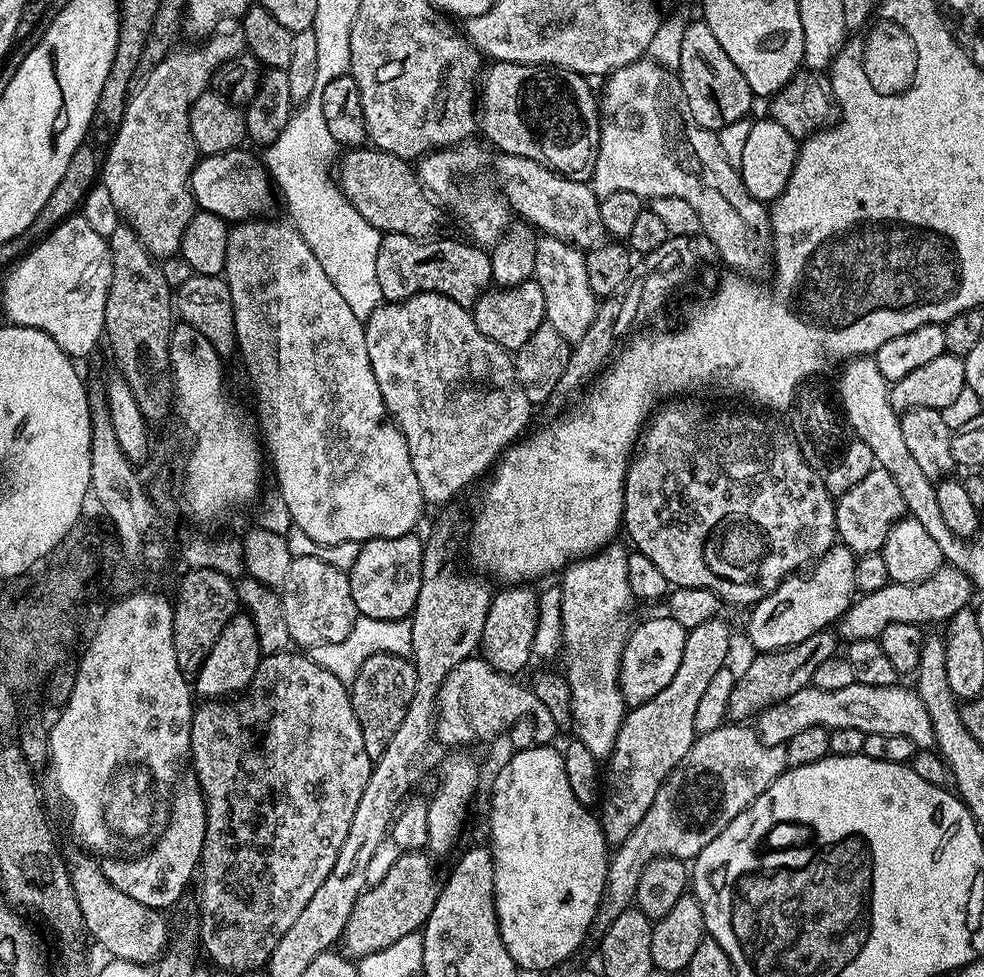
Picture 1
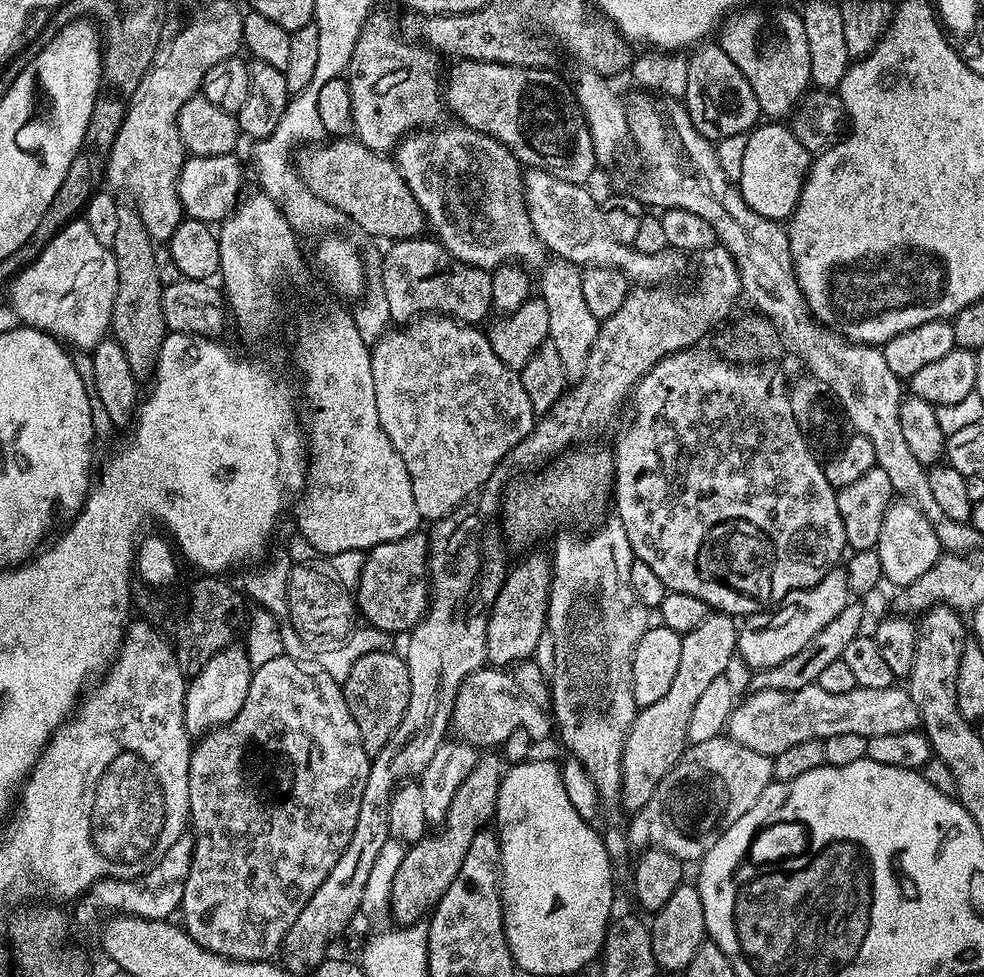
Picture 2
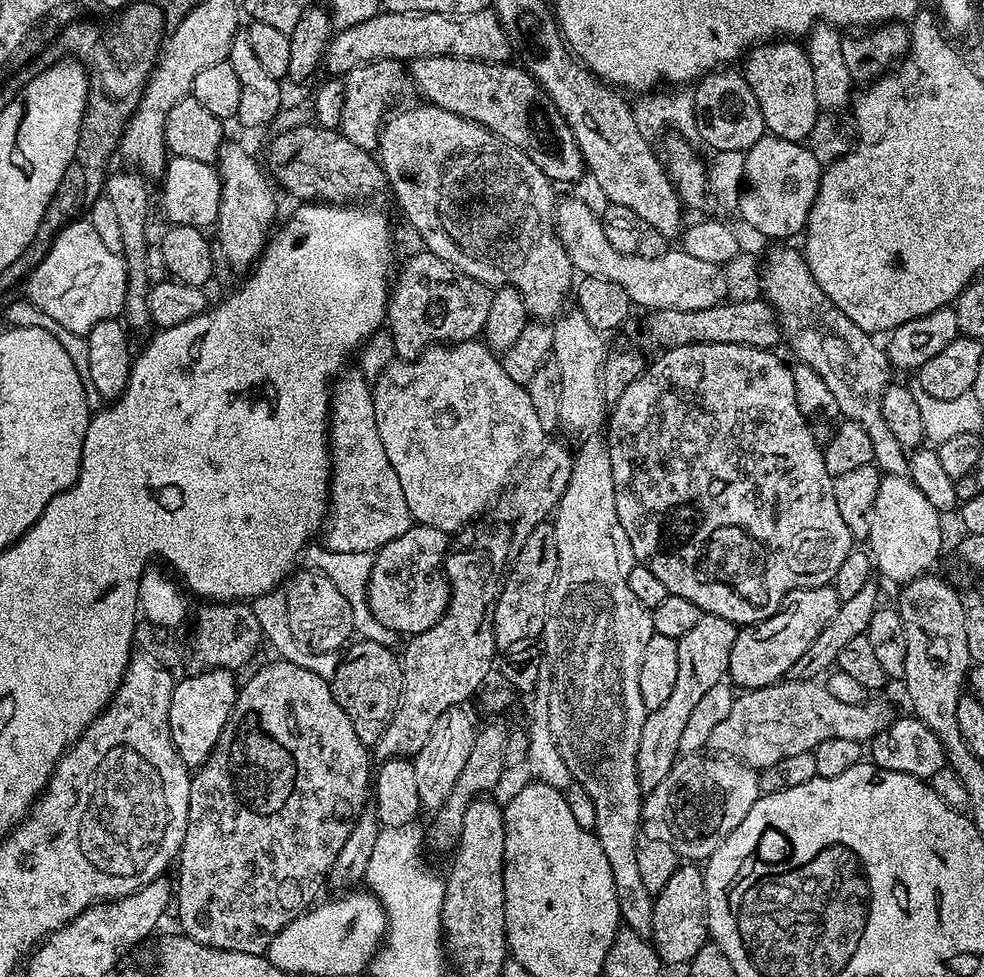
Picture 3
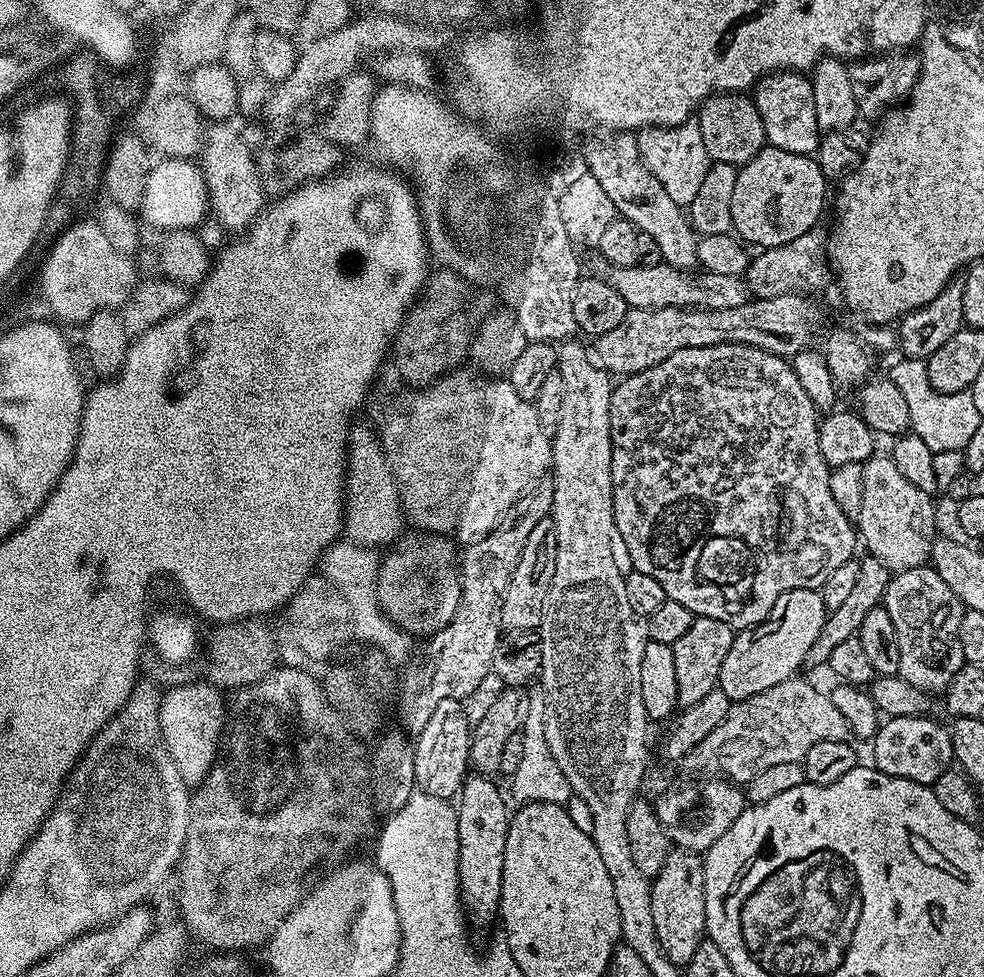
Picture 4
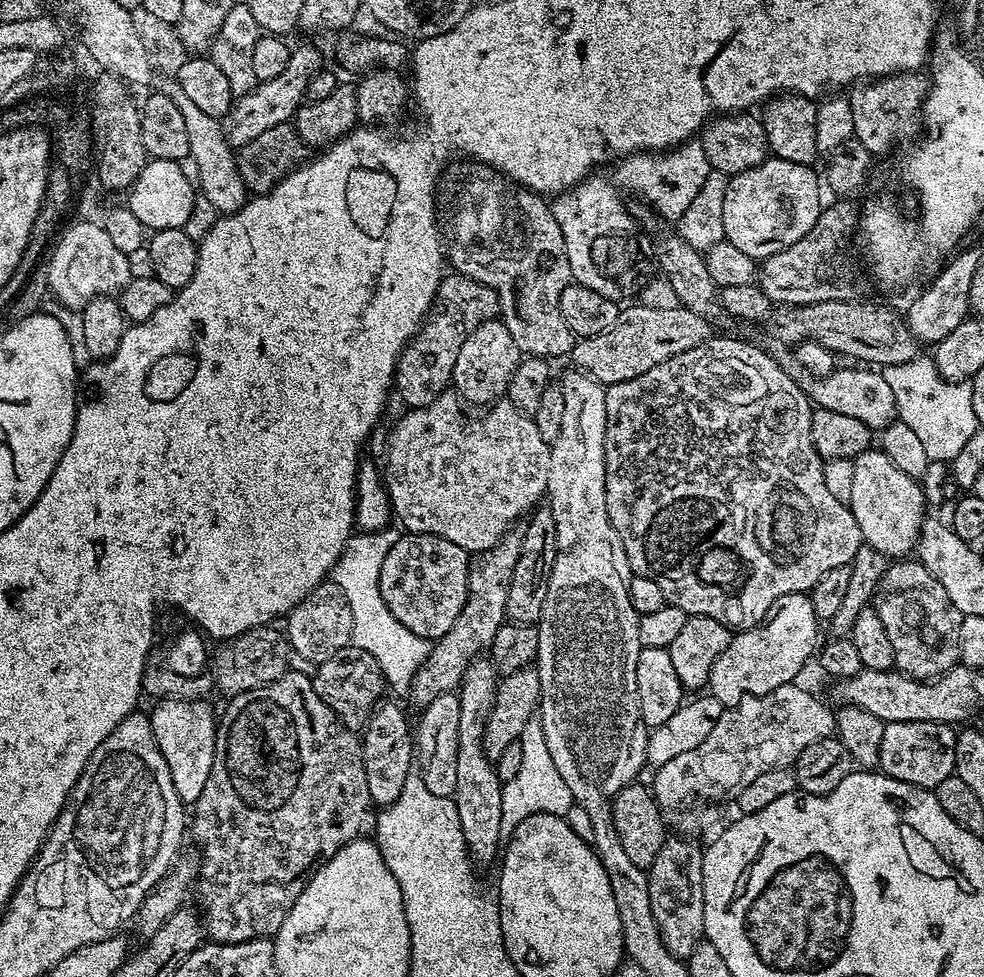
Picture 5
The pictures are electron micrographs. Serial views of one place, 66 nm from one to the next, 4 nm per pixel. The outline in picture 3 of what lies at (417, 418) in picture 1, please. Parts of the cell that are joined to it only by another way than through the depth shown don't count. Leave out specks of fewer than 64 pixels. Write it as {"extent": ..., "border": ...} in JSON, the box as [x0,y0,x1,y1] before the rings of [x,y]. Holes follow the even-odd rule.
{"extent":[372,339,546,534],"border":[[[479,339],[463,340],[461,344],[451,342],[433,344],[425,348],[411,362],[387,364],[383,374],[379,380],[375,381],[372,388],[372,401],[374,402],[374,418],[378,422],[378,434],[382,438],[382,446],[386,446],[386,458],[390,458],[390,466],[394,466],[394,474],[398,474],[398,482],[402,482],[402,494],[406,494],[406,506],[410,506],[413,521],[426,526],[434,526],[449,534],[459,533],[465,526],[471,525],[477,518],[483,517],[500,493],[505,491],[509,481],[513,479],[512,471],[520,463],[523,465],[529,457],[539,452],[546,443],[546,433],[542,430],[542,425],[538,423],[538,414],[530,403],[527,387],[514,382],[514,378],[510,378],[510,374],[506,374],[501,357]]]}

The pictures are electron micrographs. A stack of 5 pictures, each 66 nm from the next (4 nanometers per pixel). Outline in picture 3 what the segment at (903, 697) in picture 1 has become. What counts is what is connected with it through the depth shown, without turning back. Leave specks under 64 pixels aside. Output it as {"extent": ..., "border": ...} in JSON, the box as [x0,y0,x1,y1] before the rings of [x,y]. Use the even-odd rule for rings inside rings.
{"extent":[708,678,894,770],"border":[[[792,678],[765,688],[741,691],[733,699],[730,714],[726,714],[726,719],[717,726],[714,734],[710,734],[708,748],[750,768],[763,770],[782,762],[782,758],[811,752],[826,742],[826,738],[871,741],[893,720],[894,713],[884,704],[865,702],[850,705],[830,694],[823,683]]]}

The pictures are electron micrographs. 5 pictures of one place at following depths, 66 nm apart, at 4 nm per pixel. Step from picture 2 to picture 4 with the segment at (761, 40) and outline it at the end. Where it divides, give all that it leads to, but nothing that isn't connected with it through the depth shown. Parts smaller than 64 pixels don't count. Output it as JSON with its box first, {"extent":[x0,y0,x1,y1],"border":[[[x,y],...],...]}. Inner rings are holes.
{"extent":[754,71,822,156],"border":[[[787,71],[763,76],[756,83],[754,99],[762,118],[764,139],[771,147],[803,156],[812,156],[820,147],[822,133],[814,111],[814,90],[811,79],[805,73]]]}

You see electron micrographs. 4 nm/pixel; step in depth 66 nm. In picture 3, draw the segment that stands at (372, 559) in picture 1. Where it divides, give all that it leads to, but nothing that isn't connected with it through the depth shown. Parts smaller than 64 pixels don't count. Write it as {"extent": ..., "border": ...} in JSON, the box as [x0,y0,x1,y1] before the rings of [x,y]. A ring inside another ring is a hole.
{"extent":[368,523,450,638],"border":[[[413,523],[406,534],[376,551],[368,579],[368,605],[382,626],[411,638],[440,621],[448,605],[448,580],[444,576],[444,557],[450,551],[448,540],[447,532]]]}

